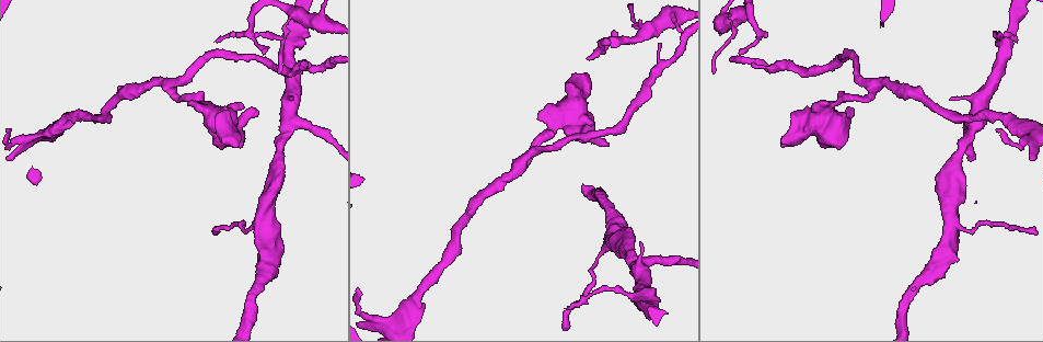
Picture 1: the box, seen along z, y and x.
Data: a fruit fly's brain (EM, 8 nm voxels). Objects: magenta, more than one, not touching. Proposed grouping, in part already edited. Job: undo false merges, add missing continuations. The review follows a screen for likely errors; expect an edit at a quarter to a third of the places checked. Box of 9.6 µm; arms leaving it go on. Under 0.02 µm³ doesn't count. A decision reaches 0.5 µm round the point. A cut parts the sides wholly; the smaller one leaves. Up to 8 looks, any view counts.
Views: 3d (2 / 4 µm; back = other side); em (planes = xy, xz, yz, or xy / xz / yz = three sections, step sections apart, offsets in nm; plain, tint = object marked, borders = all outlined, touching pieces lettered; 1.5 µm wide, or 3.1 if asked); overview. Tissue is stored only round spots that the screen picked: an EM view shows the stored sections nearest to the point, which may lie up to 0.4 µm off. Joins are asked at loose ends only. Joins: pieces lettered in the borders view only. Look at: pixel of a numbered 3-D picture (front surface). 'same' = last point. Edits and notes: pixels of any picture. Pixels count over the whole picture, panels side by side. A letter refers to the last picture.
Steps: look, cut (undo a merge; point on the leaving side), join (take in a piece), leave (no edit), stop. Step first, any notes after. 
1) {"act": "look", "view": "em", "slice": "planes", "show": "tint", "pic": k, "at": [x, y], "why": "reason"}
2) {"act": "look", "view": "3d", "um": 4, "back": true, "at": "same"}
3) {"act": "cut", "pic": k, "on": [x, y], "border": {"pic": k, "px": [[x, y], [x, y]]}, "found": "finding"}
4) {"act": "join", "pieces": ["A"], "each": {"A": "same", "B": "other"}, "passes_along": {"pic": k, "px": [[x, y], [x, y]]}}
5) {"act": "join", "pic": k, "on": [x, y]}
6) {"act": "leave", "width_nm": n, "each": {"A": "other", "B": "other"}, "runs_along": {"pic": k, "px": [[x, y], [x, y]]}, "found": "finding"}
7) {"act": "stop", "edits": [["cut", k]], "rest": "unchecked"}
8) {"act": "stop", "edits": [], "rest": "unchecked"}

{"act": "look", "view": "em", "slice": "yz", "step": 8, "show": "borders", "pic": 1, "at": [951, 97], "why": "branch stops here"}

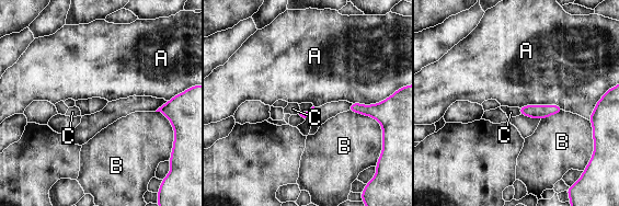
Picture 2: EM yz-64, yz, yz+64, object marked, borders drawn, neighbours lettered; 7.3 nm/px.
{"act": "leave", "each": {"A": "other", "B": "other", "C": "other"}, "found": "none of them fits"}

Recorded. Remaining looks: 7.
{"act": "look", "view": "3d", "um": 2, "pic": 1, "at": [1007, 43], "why": "sudden change in width"}

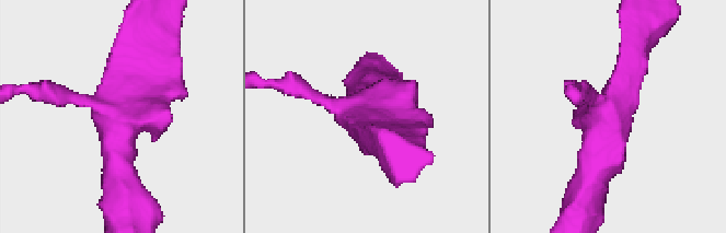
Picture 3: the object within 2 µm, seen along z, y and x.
{"act": "look", "view": "em", "slice": "planes", "show": "tint", "pic": 3, "at": [361, 109]}

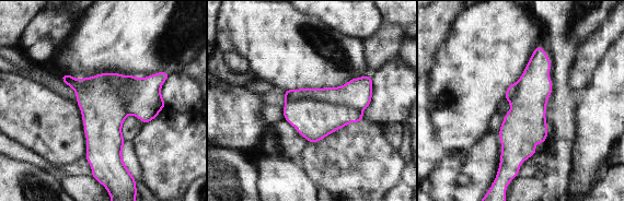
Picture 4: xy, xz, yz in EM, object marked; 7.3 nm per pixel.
{"act": "look", "view": "em", "slice": "planes", "show": "borders", "at": "same", "why": "see the neighbours"}

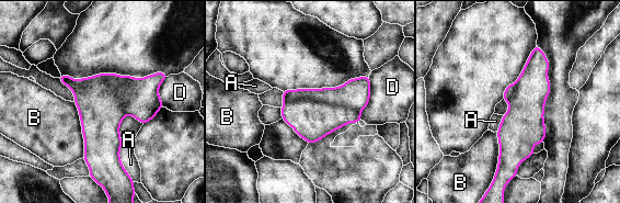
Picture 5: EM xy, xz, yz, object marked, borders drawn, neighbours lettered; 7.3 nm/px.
{"act": "cut", "pic": 5, "on": [355, 93], "each": {"A": "other", "B": "other", "D": "other"}, "part_leaving": {"pic": 5, "px": [[366, 79], [351, 94], [285, 97]]}, "found": "two neurons meet here"}

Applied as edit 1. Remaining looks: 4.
{"act": "look", "view": "overview", "why": "see it whole again"}

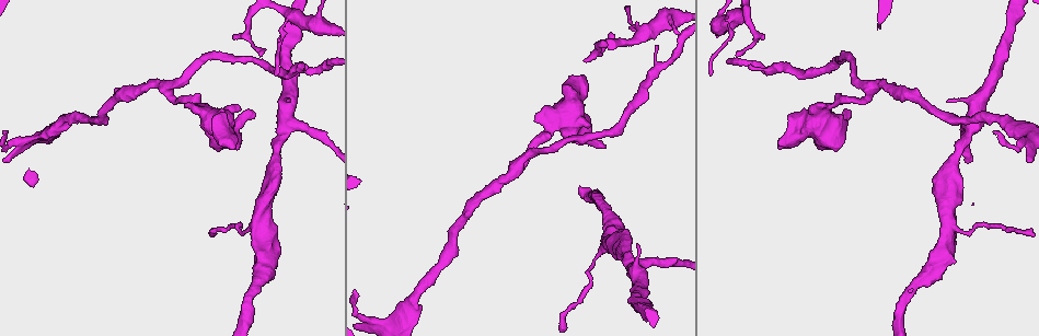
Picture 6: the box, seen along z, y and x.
{"act": "look", "view": "em", "slice": "xy", "step": 4, "show": "borders", "pic": 6, "at": [234, 146], "why": "free end"}

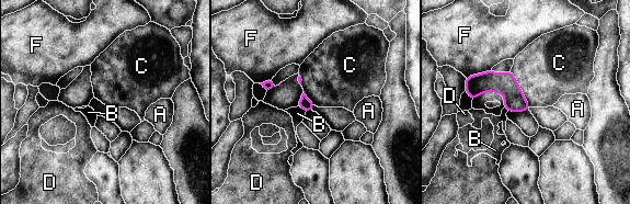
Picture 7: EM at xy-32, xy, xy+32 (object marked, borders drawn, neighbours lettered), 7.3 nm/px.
{"act": "look", "view": "em", "slice": "planes", "show": "borders", "at": "same"}

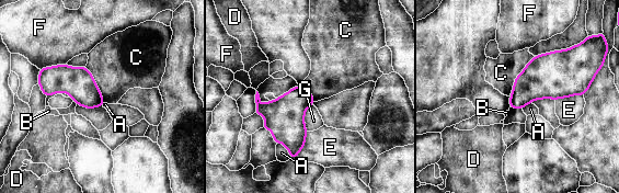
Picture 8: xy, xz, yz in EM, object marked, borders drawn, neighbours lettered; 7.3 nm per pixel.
{"act": "leave", "each": {"A": "other", "B": "other", "C": "other", "D": "other", "E": "other", "F": "other", "G": "other"}, "border": {"pic": 8, "px": [[535, 56], [515, 79], [509, 97]]}, "found": "none of them fits"}

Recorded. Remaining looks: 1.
{"act": "look", "view": "em", "slice": "yz", "step": 8, "show": "borders", "pic": 6, "at": [764, 38], "why": "branch stops here"}

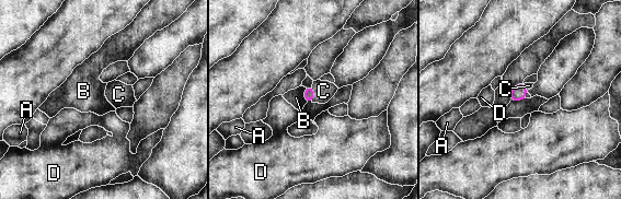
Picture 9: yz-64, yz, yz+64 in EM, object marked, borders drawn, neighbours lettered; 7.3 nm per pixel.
{"act": "join", "pieces": ["C"], "each": {"A": "other", "B": "other", "C": "same", "D": "other"}, "passes_along": {"pic": 9, "px": [[309, 91], [312, 93], [323, 91]]}, "found": "the neuron continues"}

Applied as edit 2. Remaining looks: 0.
{"act": "stop", "edits": [["cut", 5], ["join", 9]], "rest": "unchecked"}

